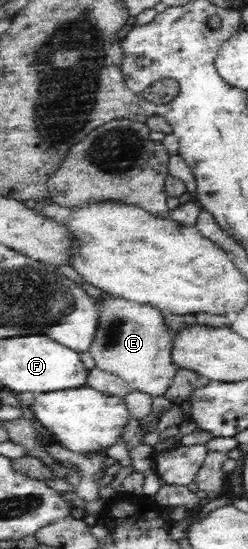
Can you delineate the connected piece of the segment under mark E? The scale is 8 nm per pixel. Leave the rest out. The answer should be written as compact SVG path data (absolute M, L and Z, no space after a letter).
M116 295L98 296L95 304L98 326L87 352L94 358L96 366L119 376L131 387L152 397L163 396L178 365L172 359L175 333L166 326L162 309L149 304L138 304Z

